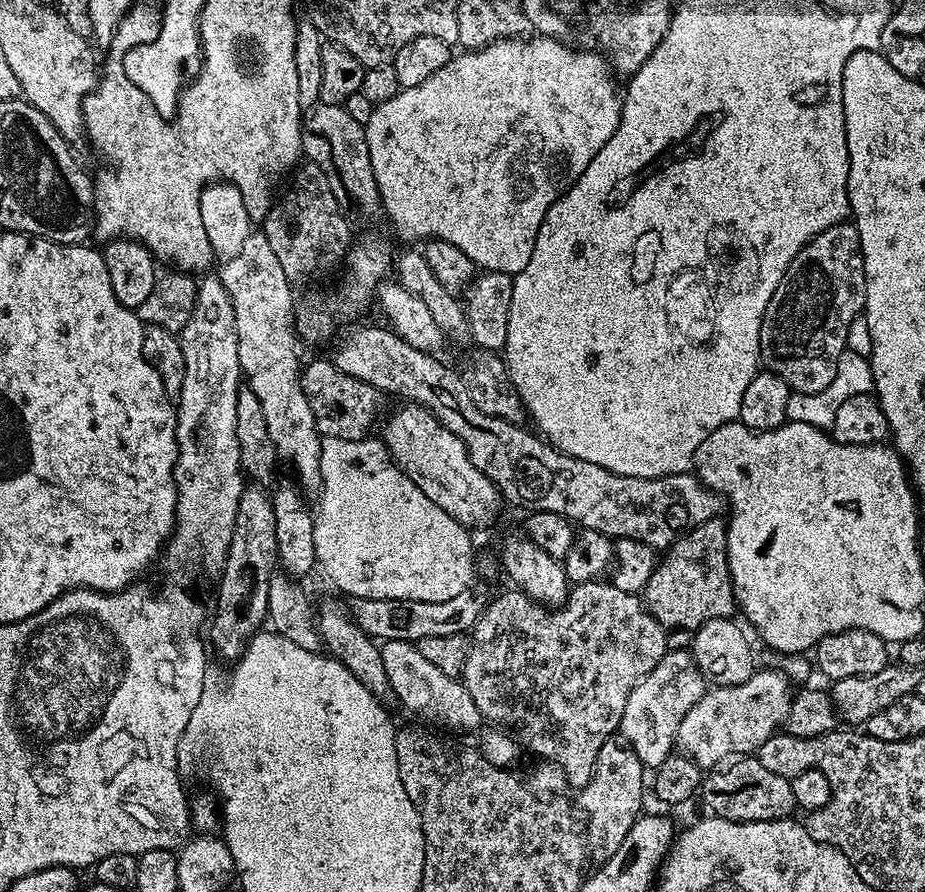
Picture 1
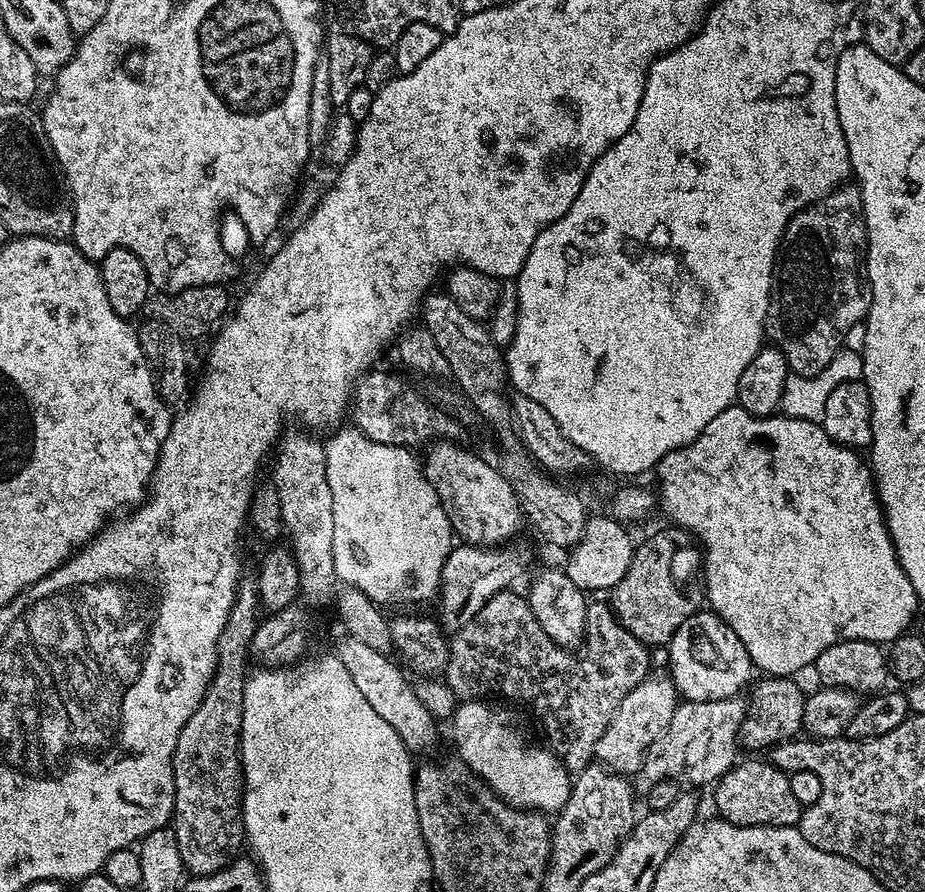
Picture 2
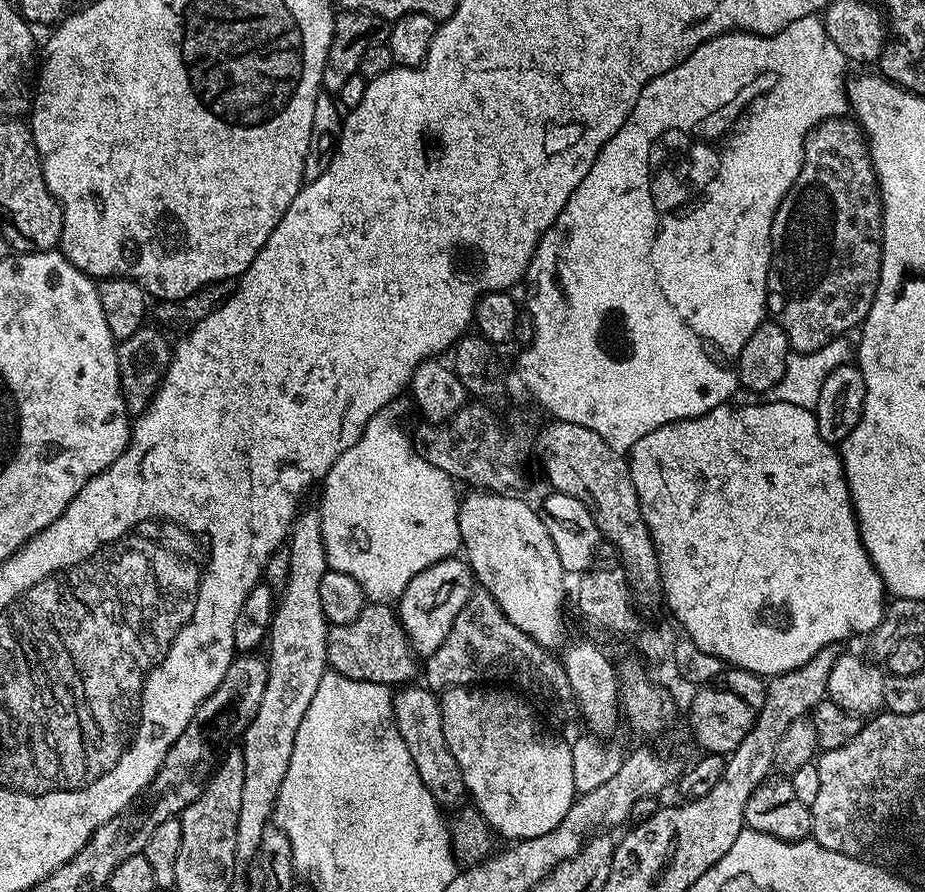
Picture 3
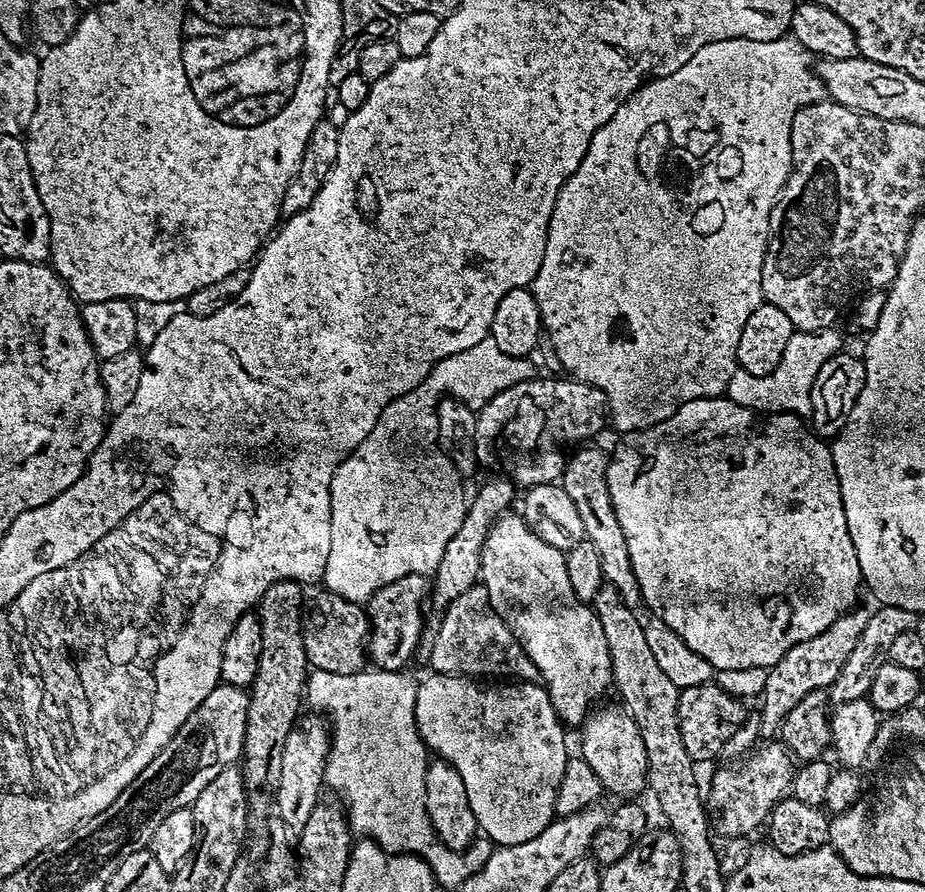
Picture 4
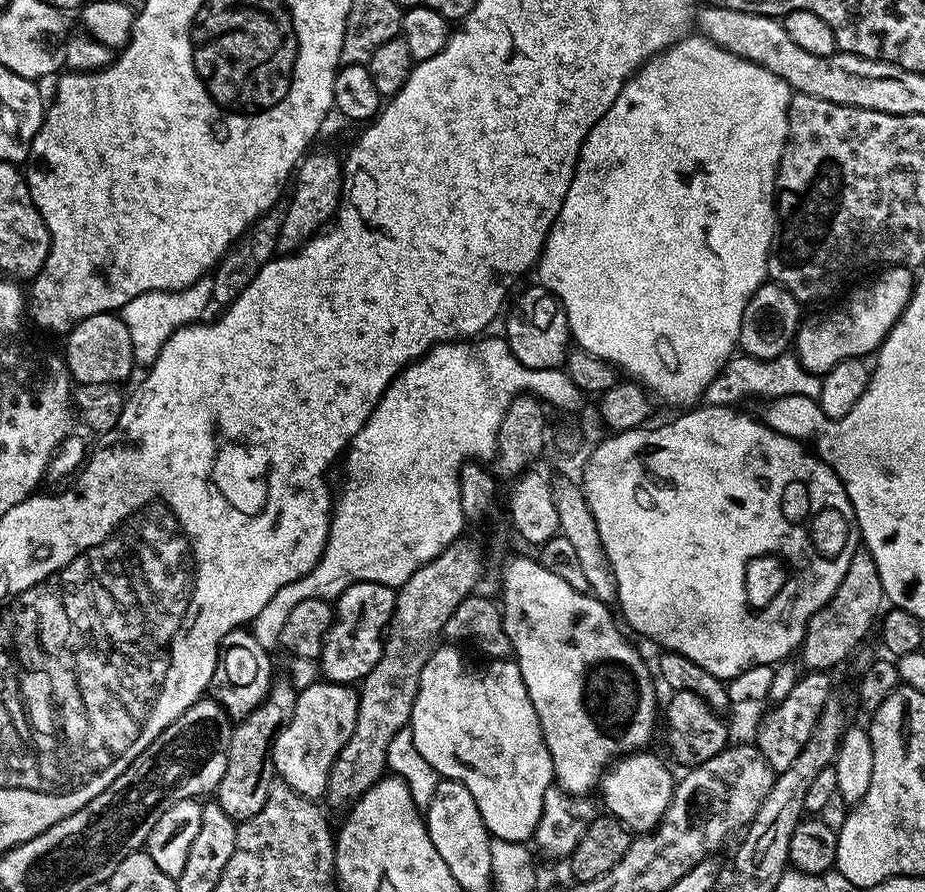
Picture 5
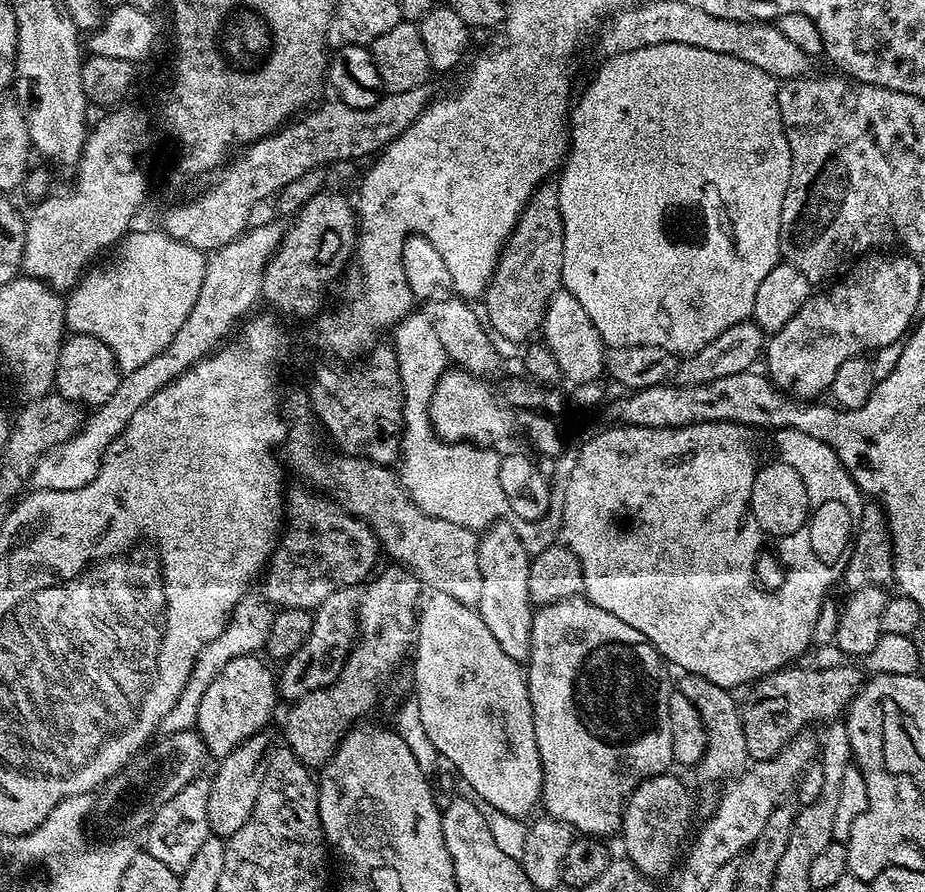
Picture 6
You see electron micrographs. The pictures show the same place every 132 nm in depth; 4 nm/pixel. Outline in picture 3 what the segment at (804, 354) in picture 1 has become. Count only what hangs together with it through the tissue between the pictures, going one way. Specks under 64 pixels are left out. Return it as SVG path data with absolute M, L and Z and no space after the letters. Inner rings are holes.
M837 118L834 120L826 120L824 123L820 124L813 130L812 133L808 135L808 141L804 143L804 165L802 170L798 174L798 178L794 182L794 186L786 194L786 198L780 201L778 210L772 215L772 265L768 271L768 303L766 305L767 315L770 317L771 323L782 326L782 330L786 334L788 339L788 347L792 352L813 352L818 350L822 346L826 346L832 340L843 337L846 330L855 328L857 326L863 325L864 320L868 317L868 311L870 306L874 302L874 294L878 290L878 282L880 281L880 235L882 234L882 218L884 217L884 211L880 205L880 186L876 182L876 172L872 168L872 157L868 155L868 141L860 127L859 124L853 122L848 118Z

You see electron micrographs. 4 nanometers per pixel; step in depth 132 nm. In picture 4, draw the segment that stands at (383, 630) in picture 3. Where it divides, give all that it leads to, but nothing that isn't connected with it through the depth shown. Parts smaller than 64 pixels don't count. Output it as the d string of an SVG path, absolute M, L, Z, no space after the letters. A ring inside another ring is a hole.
M320 590L317 596L309 595L305 599L300 625L302 646L306 646L306 658L313 669L326 670L334 674L354 674L365 671L370 621L367 611L361 605L350 602L333 592Z

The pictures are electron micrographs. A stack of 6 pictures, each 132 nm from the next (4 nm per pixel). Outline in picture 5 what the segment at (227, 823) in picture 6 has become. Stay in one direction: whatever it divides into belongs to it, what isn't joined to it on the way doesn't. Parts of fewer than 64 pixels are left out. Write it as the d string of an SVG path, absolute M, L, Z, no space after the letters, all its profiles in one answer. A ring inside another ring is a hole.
M273 679L268 688L266 698L249 716L243 717L233 727L230 738L230 758L226 762L226 774L222 774L222 782L214 793L215 803L230 814L230 818L243 822L254 818L262 806L266 806L266 798L270 794L270 786L274 782L272 767L272 744L278 734L294 718L296 693L298 689L291 679Z

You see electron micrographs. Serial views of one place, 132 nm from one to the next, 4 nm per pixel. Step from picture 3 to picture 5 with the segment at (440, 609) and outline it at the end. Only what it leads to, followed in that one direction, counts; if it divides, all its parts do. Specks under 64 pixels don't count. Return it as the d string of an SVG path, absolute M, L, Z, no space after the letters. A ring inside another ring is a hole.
M378 582L351 584L336 597L332 628L318 657L318 668L325 681L356 686L370 674L370 670L374 670L374 666L378 666L395 605L396 589Z

